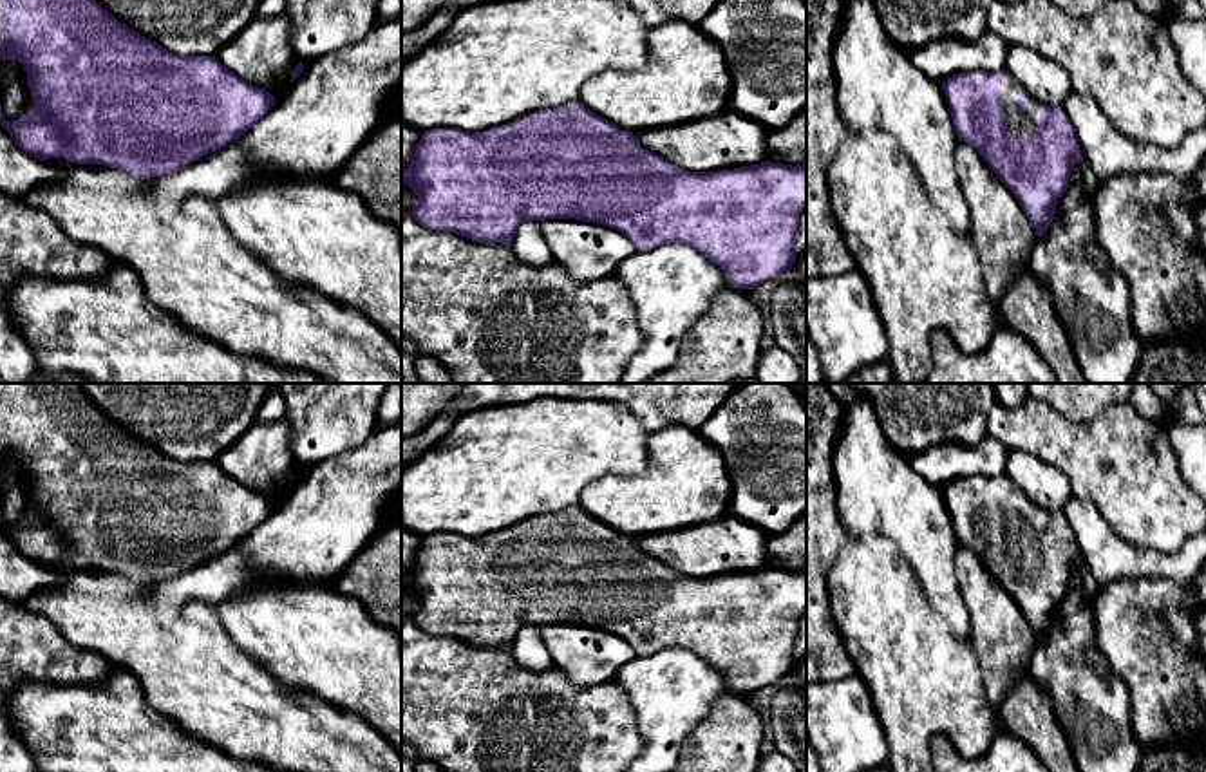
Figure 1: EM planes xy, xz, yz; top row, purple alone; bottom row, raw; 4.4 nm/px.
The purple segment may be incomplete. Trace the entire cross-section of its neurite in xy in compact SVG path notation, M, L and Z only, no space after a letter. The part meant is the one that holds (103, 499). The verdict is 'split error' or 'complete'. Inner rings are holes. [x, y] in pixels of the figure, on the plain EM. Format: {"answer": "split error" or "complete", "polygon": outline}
{"answer": "complete", "polygon": "M0 383L0 466L4 465L18 465L24 470L24 475L27 477L27 492L31 494L31 501L34 504L34 513L14 526L4 524L0 510L0 530L11 539L11 542L25 559L40 566L65 562L76 570L105 570L146 586L172 580L184 570L221 555L230 546L239 544L277 508L275 503L264 494L248 490L246 486L239 485L233 477L222 472L215 461L177 461L132 436L107 414L103 414L80 383Z"}

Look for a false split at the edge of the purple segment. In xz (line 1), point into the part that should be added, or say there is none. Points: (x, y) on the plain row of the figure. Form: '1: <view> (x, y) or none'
1: none

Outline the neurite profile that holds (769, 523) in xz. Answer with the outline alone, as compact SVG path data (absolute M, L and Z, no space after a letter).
M738 383L698 434L721 452L730 479L729 515L772 535L806 513L806 403L792 383Z

